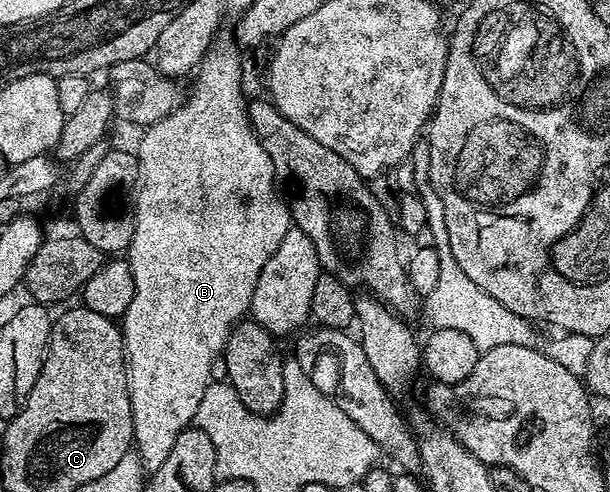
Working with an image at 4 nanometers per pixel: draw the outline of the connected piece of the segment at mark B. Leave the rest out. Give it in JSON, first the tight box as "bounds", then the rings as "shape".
{"bounds":[121,40,293,474],"shape":[[[216,40],[207,50],[194,74],[195,90],[189,93],[183,104],[178,105],[169,115],[165,115],[165,119],[146,126],[144,133],[147,134],[140,139],[139,149],[137,148],[139,184],[135,187],[135,230],[131,245],[125,250],[125,260],[131,264],[135,294],[133,303],[129,303],[129,307],[123,312],[121,328],[123,350],[127,356],[129,403],[133,411],[133,431],[135,432],[133,449],[148,474],[155,473],[157,467],[161,467],[161,463],[169,459],[169,451],[173,451],[173,443],[177,443],[177,435],[181,435],[181,431],[188,429],[194,422],[197,407],[201,407],[201,395],[205,395],[207,386],[213,381],[211,368],[217,365],[217,358],[223,352],[231,327],[238,325],[248,316],[253,291],[257,287],[257,279],[261,279],[261,267],[269,263],[269,255],[277,251],[281,239],[285,239],[285,231],[293,228],[291,210],[287,208],[286,200],[277,192],[271,157],[265,151],[265,147],[261,147],[247,118],[249,101],[248,98],[243,98],[243,61],[239,58],[238,51],[240,52],[234,40]]]}

